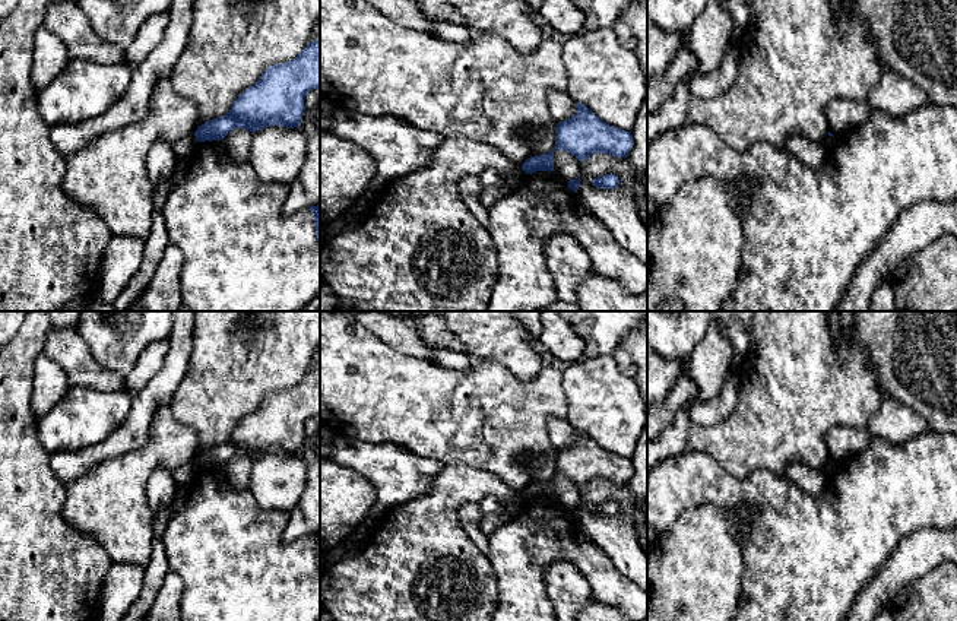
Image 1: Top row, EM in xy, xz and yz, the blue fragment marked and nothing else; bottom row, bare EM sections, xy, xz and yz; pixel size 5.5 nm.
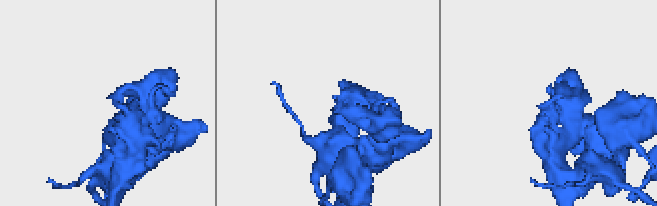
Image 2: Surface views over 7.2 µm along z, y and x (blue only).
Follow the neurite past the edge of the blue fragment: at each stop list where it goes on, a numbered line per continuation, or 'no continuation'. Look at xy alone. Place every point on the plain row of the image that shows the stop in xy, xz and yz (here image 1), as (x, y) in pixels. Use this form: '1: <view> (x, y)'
no continuation

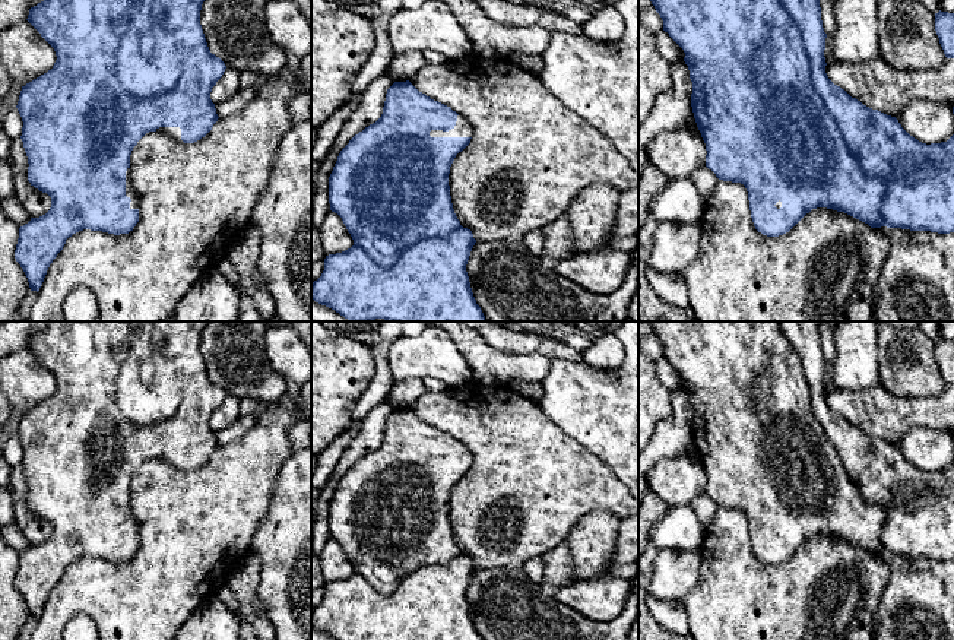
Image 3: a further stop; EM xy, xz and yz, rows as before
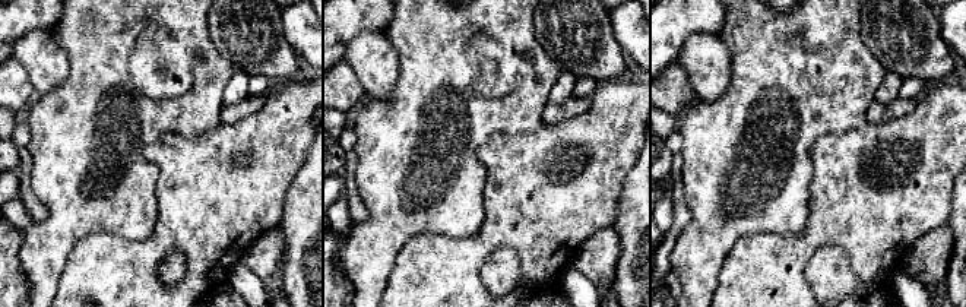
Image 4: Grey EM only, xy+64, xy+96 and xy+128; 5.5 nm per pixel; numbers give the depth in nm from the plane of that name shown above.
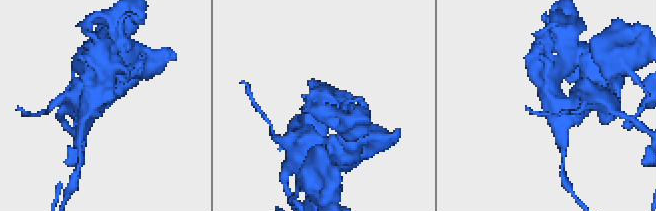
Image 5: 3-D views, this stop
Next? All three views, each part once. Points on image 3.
1: xy (173, 459)
2: xz (462, 456)

